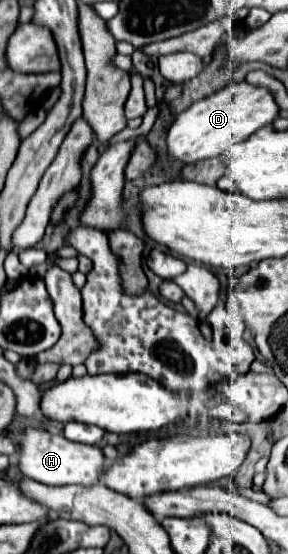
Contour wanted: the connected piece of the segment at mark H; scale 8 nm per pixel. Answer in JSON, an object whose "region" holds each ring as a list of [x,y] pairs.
{"region":[[[25,427],[17,437],[17,445],[21,473],[45,485],[95,485],[103,473],[103,453],[99,447],[71,443],[63,435],[53,435],[45,429]]]}

